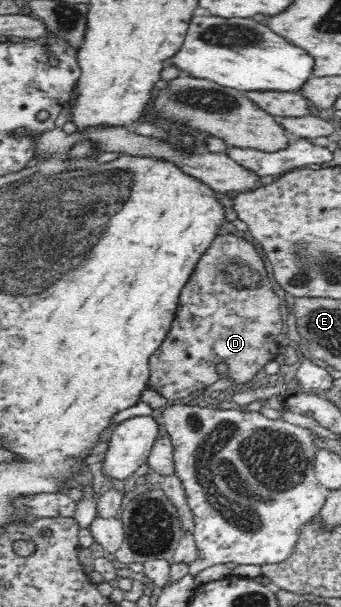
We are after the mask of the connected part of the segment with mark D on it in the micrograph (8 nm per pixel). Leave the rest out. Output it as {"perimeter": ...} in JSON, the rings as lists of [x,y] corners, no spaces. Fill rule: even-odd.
{"perimeter":[[[232,233],[217,235],[198,262],[179,296],[175,322],[171,324],[167,338],[151,356],[148,364],[150,376],[147,388],[155,389],[169,401],[187,398],[217,382],[221,378],[217,372],[219,364],[228,366],[227,378],[231,381],[243,383],[251,380],[267,362],[275,360],[280,349],[275,339],[286,329],[281,319],[281,302],[275,284],[269,283],[264,262],[255,250],[255,244]]]}

